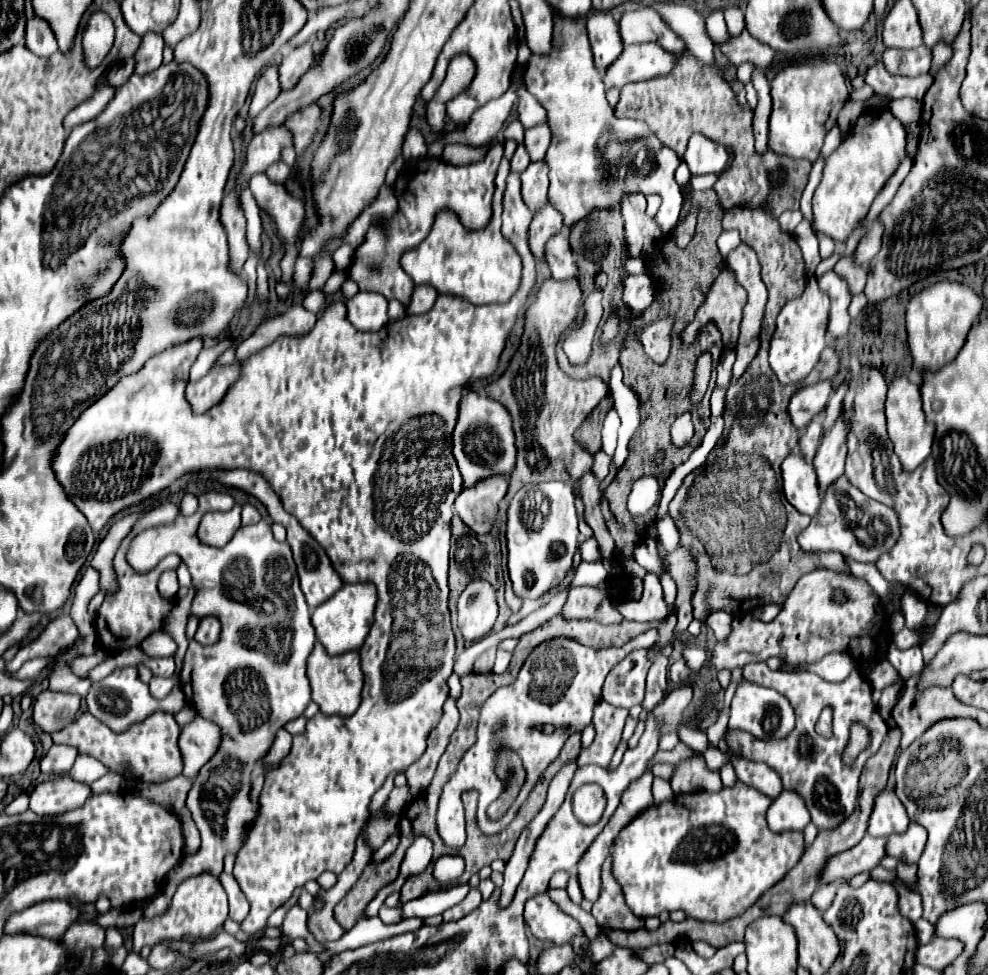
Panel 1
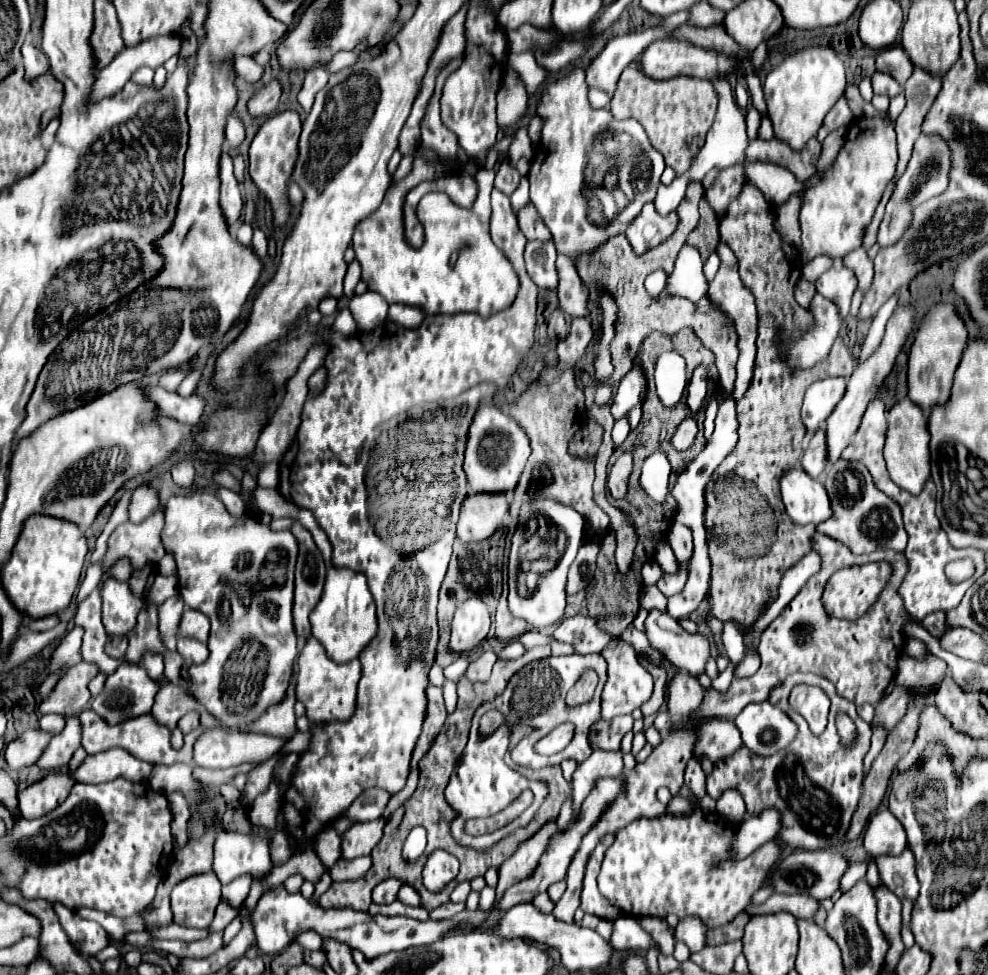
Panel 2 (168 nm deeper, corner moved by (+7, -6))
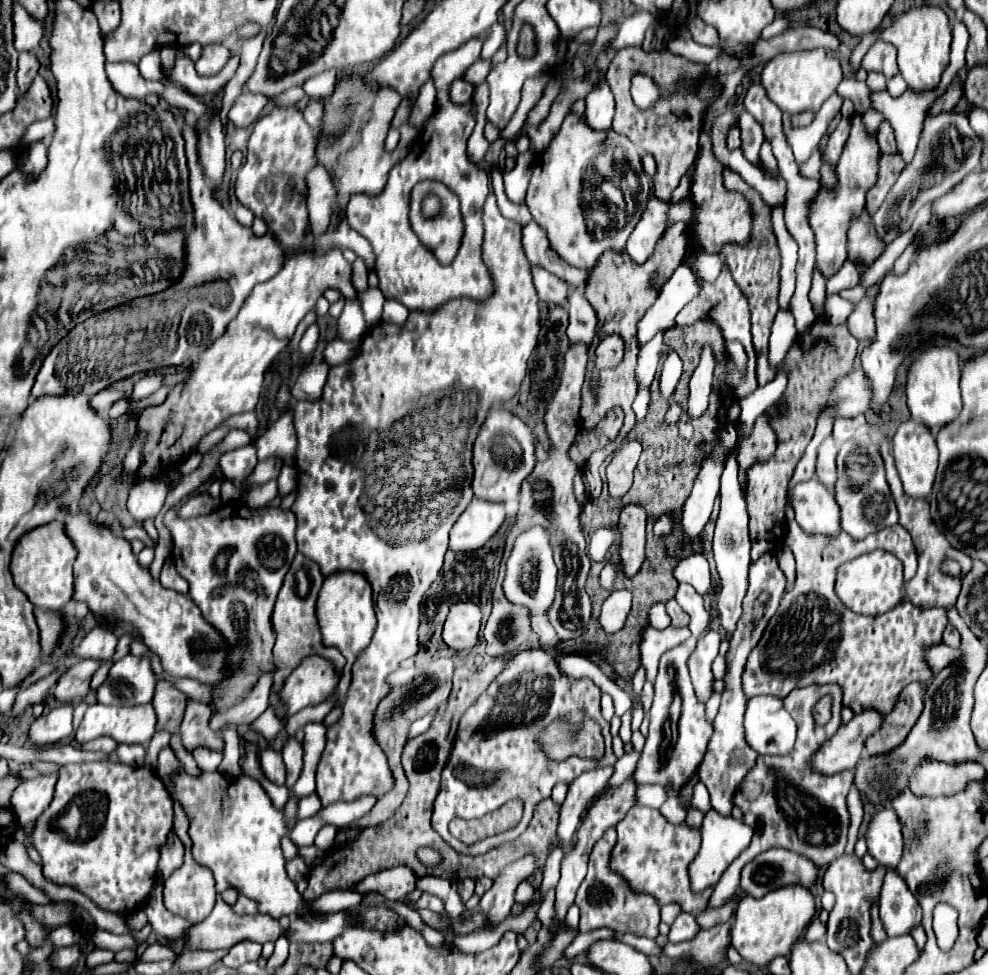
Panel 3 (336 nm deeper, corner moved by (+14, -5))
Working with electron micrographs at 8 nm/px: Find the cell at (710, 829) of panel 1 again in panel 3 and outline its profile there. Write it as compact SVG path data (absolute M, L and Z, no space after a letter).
M634 806L626 818L616 824L616 830L618 840L612 850L612 868L626 878L636 892L652 894L660 906L680 902L682 910L688 914L700 914L708 908L712 888L704 894L694 894L688 880L688 864L698 852L700 830L690 830L686 824L674 826L660 814L660 810L646 806Z

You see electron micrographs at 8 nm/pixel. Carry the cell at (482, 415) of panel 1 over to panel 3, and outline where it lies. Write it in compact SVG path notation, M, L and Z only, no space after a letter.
M492 408L474 442L474 496L488 502L516 500L524 478L532 472L536 462L534 442L534 432L518 416L514 416L506 408Z

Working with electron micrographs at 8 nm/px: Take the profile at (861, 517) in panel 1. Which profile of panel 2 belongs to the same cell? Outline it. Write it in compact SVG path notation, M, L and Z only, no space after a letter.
M839 459L829 469L823 485L827 489L829 501L833 503L833 515L829 521L817 525L817 531L829 535L831 539L837 539L839 543L845 543L845 547L849 547L853 555L865 555L879 549L905 551L907 533L903 529L899 505L885 493L875 489L869 471L861 463L847 463Z

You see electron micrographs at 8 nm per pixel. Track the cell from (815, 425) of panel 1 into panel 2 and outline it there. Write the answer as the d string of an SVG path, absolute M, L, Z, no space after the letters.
M817 429L811 441L807 443L807 449L801 457L801 467L805 473L809 473L813 479L819 477L827 467L827 447L825 447L825 429Z

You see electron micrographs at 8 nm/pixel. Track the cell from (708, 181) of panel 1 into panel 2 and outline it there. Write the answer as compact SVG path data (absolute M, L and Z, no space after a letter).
M647 203L641 213L629 223L625 235L633 247L633 251L637 255L643 255L645 251L657 247L659 243L663 243L665 239L669 239L673 235L673 231L677 229L677 211L671 211L669 215L661 217L653 203Z

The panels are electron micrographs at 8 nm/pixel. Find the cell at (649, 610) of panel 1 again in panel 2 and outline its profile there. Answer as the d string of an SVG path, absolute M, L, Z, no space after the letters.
M649 609L645 619L645 635L651 647L679 671L703 673L705 661L709 657L707 635L687 633L679 621L657 609Z

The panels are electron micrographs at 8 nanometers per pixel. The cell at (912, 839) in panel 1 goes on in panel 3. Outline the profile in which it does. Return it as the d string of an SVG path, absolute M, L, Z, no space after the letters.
M888 868L880 892L880 920L888 936L910 934L922 921L922 909L916 897L892 868Z

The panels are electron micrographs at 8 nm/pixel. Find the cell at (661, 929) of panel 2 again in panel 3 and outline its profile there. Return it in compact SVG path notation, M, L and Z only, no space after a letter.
M610 828L590 852L588 874L582 880L574 902L580 908L580 930L590 932L596 928L612 928L618 932L656 938L660 924L660 906L648 894L634 894L634 890L630 890L630 886L626 886L626 882L622 882L622 878L618 878L616 872L610 870L610 852L614 848L614 842L616 830Z

